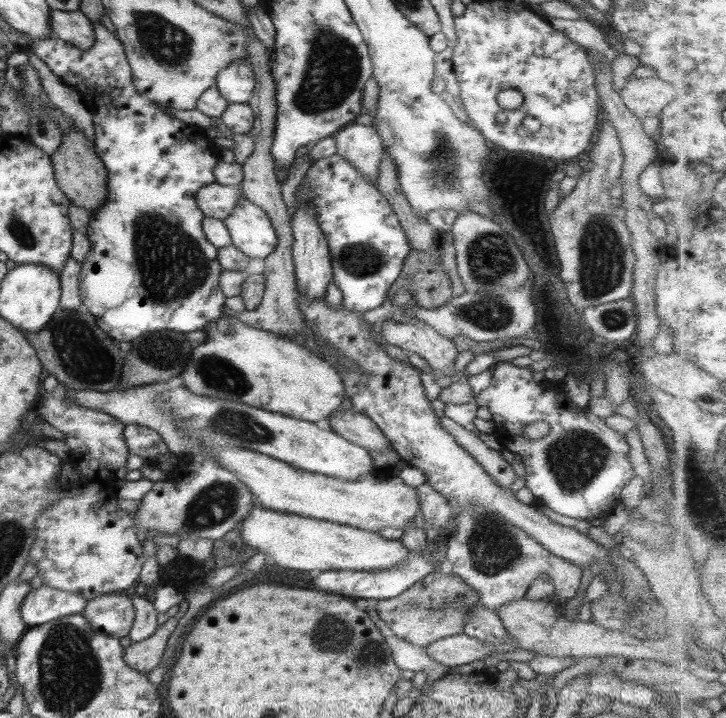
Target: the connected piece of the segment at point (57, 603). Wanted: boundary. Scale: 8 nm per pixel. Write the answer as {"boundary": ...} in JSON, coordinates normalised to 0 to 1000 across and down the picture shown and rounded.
{"boundary":[[[55,816],[43,822],[29,843],[29,861],[37,873],[56,872],[94,855],[112,855],[120,836],[105,825],[88,825],[69,816]]]}

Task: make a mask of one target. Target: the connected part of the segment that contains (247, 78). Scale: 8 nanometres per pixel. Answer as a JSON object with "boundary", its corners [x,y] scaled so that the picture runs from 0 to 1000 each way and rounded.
{"boundary":[[[325,84],[300,100],[295,118],[315,143],[339,145],[353,123],[353,104],[344,86]]]}

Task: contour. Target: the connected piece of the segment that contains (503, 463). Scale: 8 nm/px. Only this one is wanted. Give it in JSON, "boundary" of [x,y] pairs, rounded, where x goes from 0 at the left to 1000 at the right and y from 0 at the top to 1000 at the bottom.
{"boundary":[[[613,578],[607,586],[612,597],[628,611],[628,617],[656,639],[667,656],[680,667],[680,673],[694,681],[705,682],[704,677],[713,663],[708,659],[705,649],[691,636],[689,628],[669,621],[656,604],[642,599],[639,593],[624,588]]]}

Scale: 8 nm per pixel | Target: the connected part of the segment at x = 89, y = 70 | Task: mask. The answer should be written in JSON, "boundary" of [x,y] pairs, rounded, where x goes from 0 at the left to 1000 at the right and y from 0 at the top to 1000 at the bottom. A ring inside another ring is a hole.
{"boundary":[[[129,31],[129,61],[121,70],[110,70],[99,63],[94,63],[84,54],[79,56],[76,52],[65,54],[63,60],[55,56],[47,56],[41,64],[50,78],[59,84],[72,100],[77,103],[96,123],[102,123],[114,136],[120,145],[121,152],[127,157],[127,170],[129,180],[132,180],[132,198],[129,199],[131,212],[135,219],[142,224],[145,234],[149,240],[149,277],[147,281],[129,298],[124,298],[124,312],[121,312],[121,326],[127,343],[121,351],[120,362],[112,370],[112,389],[110,389],[110,415],[113,415],[113,429],[128,437],[132,443],[143,443],[146,451],[163,451],[163,454],[143,454],[136,451],[138,457],[160,476],[168,475],[179,479],[198,464],[218,462],[218,460],[237,460],[242,462],[270,462],[270,460],[280,460],[289,451],[300,446],[300,443],[310,440],[309,429],[311,412],[306,407],[302,386],[307,379],[304,369],[300,366],[300,347],[281,329],[278,322],[278,306],[282,298],[273,288],[271,269],[287,256],[296,253],[295,237],[299,227],[304,221],[303,209],[298,206],[293,191],[289,191],[287,182],[277,182],[269,174],[255,173],[253,169],[229,157],[227,150],[222,150],[209,139],[198,136],[190,131],[190,125],[182,114],[180,92],[175,85],[171,67],[163,53],[149,42],[139,31]],[[185,415],[185,446],[168,446],[168,448],[149,448],[152,443],[152,432],[168,429],[176,418]]]}

